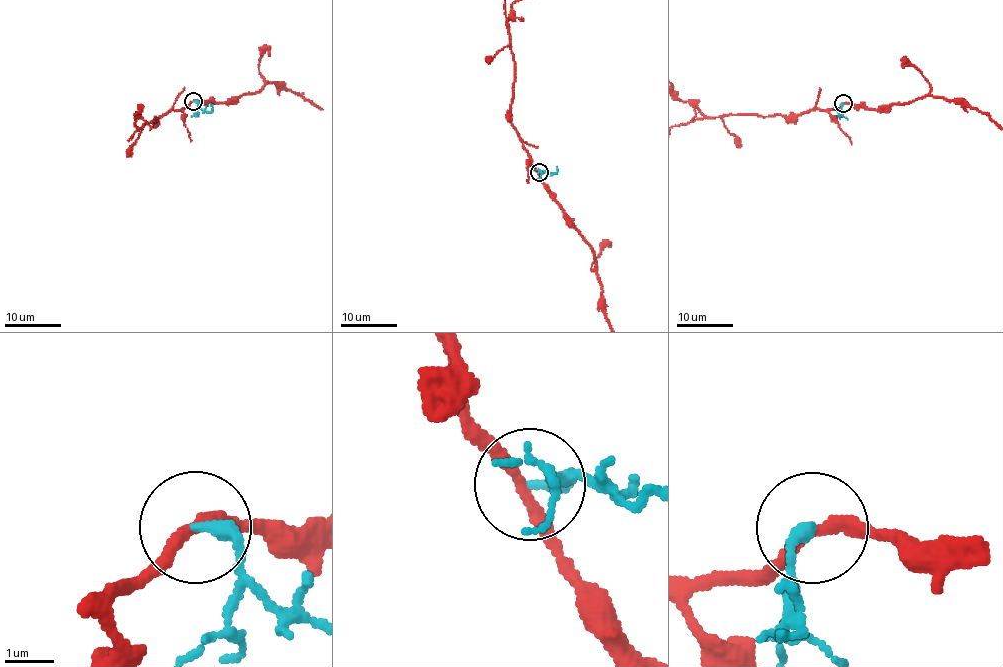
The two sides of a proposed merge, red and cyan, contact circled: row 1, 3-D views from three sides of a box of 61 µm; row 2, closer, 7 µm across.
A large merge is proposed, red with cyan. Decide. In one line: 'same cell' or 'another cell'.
another cell

